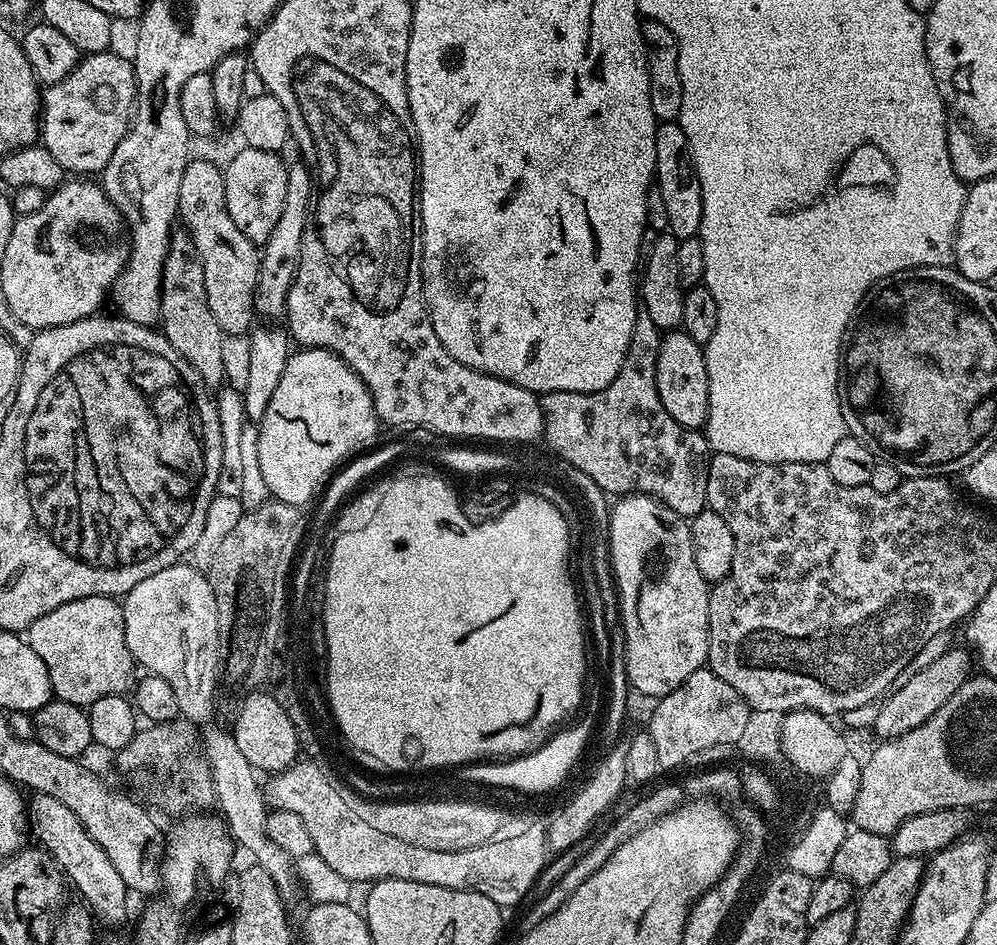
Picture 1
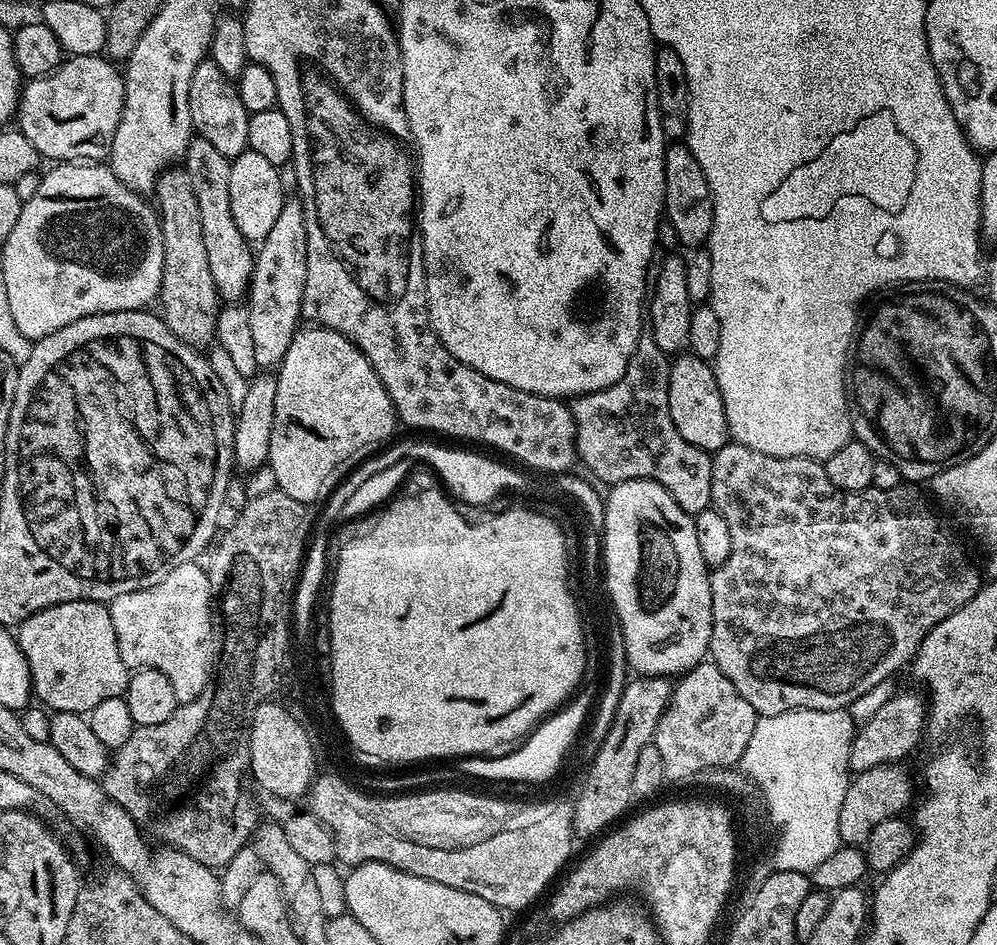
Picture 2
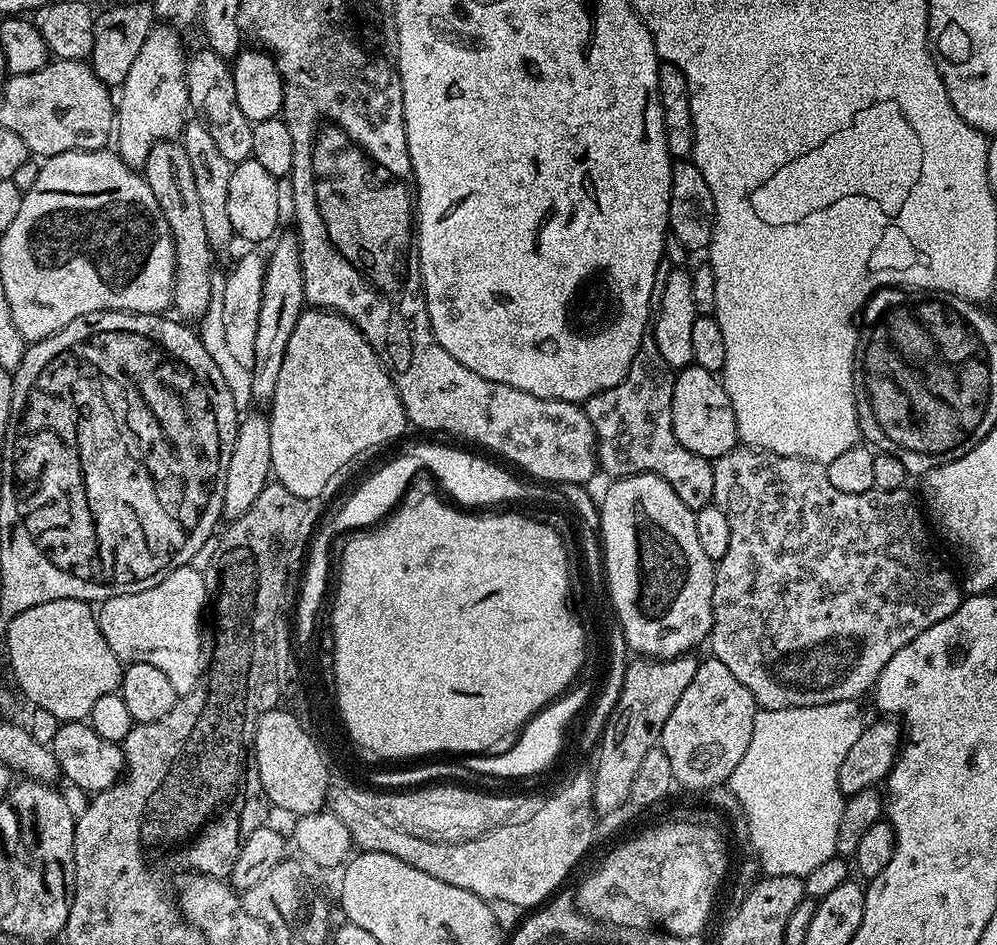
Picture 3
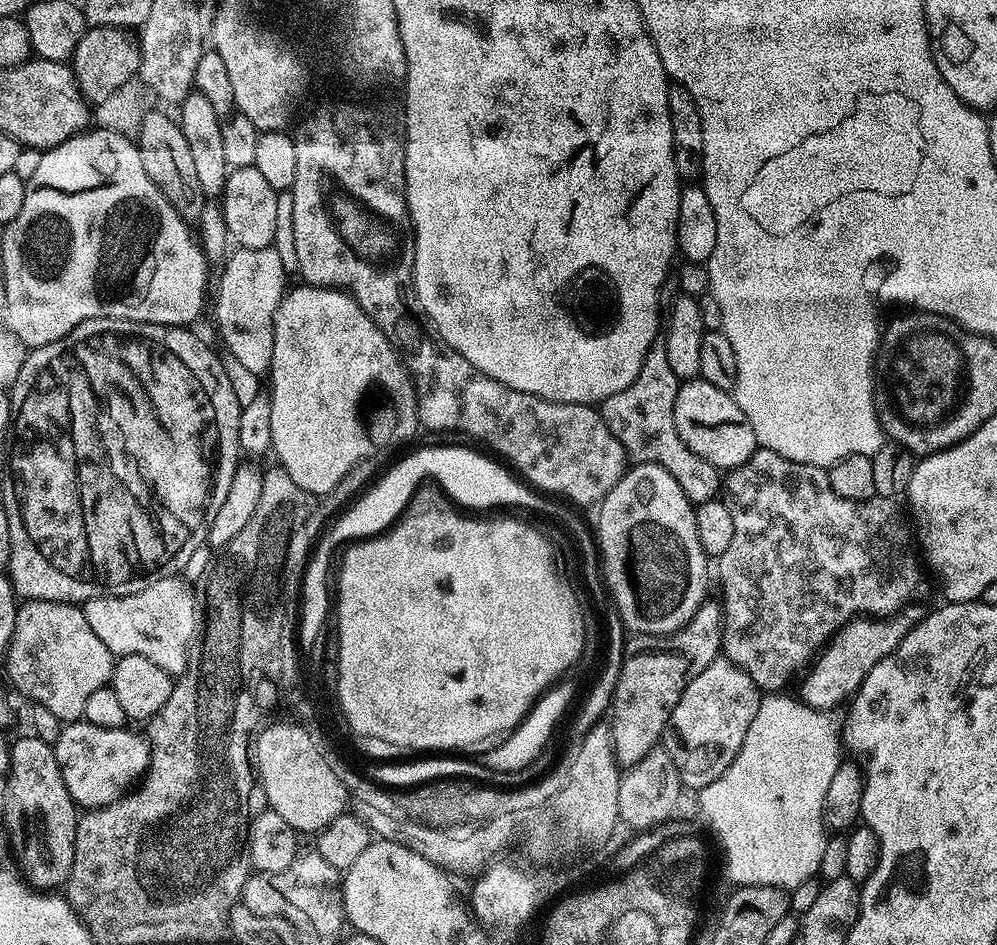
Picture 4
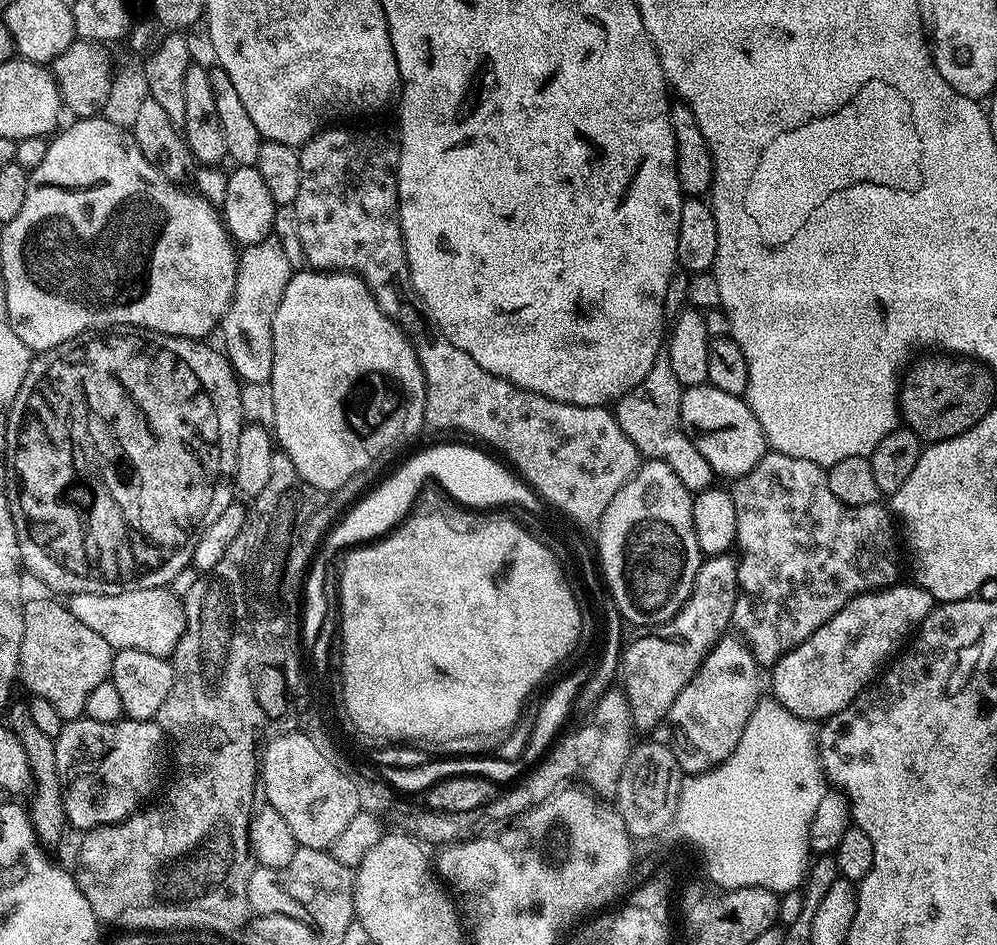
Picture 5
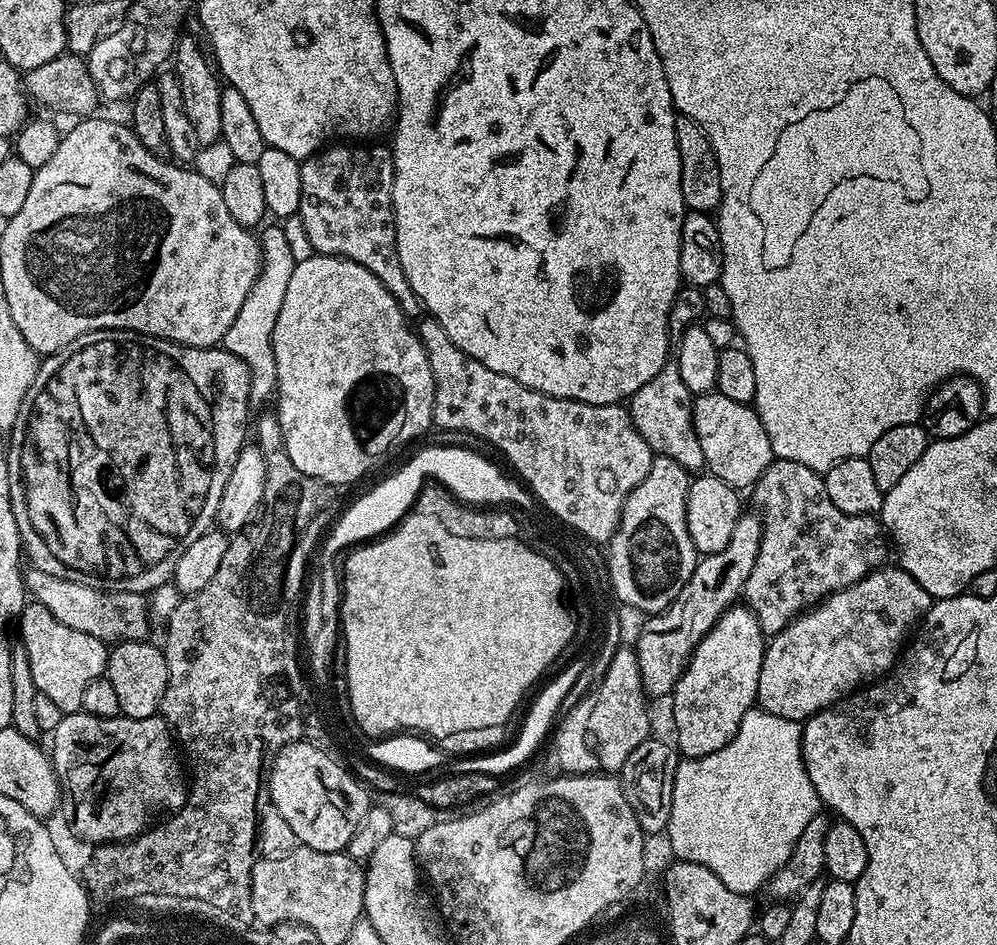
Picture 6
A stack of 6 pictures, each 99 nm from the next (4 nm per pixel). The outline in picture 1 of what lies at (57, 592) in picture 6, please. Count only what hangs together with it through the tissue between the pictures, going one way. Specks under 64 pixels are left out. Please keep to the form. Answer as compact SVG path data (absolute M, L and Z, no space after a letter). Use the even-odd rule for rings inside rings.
M188 562L171 564L150 578L142 578L134 590L122 597L124 625L126 626L126 646L133 661L145 673L166 678L174 698L178 698L178 710L183 719L193 725L201 726L212 716L212 703L218 697L216 680L213 677L213 663L216 656L216 619L214 591L211 590L209 577L198 569L191 568Z

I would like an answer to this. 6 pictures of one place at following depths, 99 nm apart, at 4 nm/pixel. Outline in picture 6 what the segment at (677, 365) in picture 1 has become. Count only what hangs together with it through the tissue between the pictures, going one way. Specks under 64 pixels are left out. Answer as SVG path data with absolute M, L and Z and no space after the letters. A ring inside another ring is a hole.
M704 392L692 401L692 425L694 434L698 434L698 446L702 446L705 465L710 466L711 475L731 488L751 489L774 459L770 438L758 418L752 404L733 402L726 394Z

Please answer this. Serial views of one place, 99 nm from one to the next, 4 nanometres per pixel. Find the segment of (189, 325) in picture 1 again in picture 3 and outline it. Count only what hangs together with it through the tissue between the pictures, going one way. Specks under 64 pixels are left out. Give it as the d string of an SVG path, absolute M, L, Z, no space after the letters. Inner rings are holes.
M176 140L158 142L146 158L142 175L150 190L154 190L154 198L158 198L158 206L162 206L162 214L166 218L174 242L176 269L171 307L176 308L175 315L181 321L199 321L201 316L206 314L210 299L214 249L206 238L206 225L202 218L198 189L194 187L194 170L190 166L190 158L186 154L183 143Z

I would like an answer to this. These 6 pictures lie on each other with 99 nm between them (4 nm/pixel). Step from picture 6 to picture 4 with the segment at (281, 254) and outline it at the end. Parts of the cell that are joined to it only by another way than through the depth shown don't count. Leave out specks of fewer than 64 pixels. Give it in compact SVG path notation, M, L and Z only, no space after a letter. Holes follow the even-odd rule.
M237 247L218 273L220 285L216 288L216 328L224 339L223 347L251 373L263 377L272 367L274 314L286 291L286 275L278 250L274 247L262 250Z

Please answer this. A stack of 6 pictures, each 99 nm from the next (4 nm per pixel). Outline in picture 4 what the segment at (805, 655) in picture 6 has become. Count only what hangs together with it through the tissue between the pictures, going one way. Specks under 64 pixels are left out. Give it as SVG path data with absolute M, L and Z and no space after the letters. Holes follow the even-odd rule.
M904 610L887 618L857 618L841 628L807 669L803 677L804 685L798 692L799 699L812 708L832 710L835 709L835 704L843 705L855 696L866 674L874 670L879 660L894 652L902 638L906 638L906 634L916 624L917 617L910 613L911 611Z

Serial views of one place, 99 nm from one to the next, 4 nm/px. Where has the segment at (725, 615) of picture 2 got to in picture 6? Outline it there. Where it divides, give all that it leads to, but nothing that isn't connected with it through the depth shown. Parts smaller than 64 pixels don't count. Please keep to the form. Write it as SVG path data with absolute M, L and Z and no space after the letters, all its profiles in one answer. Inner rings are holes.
M773 459L764 473L758 478L758 482L753 484L750 489L752 500L756 503L755 511L760 517L760 523L764 525L762 530L762 542L758 550L758 558L754 562L754 570L750 570L750 578L746 578L746 586L742 593L743 603L758 618L758 626L764 631L765 637L771 638L776 633L781 632L786 625L792 623L797 616L808 611L809 608L820 603L825 596L832 596L838 590L842 590L851 584L857 584L862 578L866 578L871 572L875 572L877 568L885 567L884 560L890 556L890 544L886 539L886 533L876 516L851 516L850 514L842 514L842 510L838 510L838 506L834 506L834 502L830 502L830 494L826 494L826 486L824 485L823 475L814 470L810 470L810 466L802 466L802 462L790 462L789 460Z

